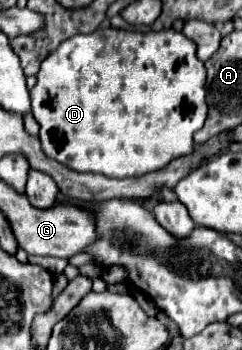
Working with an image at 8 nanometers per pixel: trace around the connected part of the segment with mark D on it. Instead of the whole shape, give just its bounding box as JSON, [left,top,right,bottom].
[30,28,206,178]

